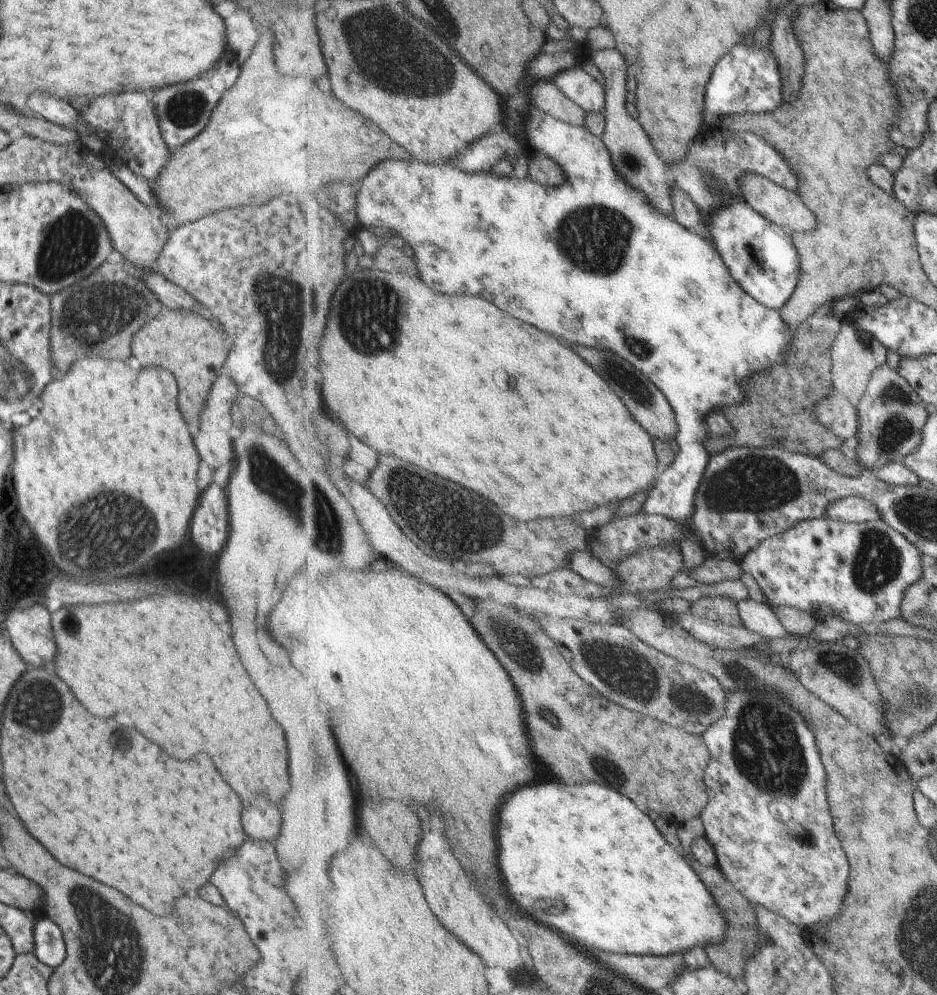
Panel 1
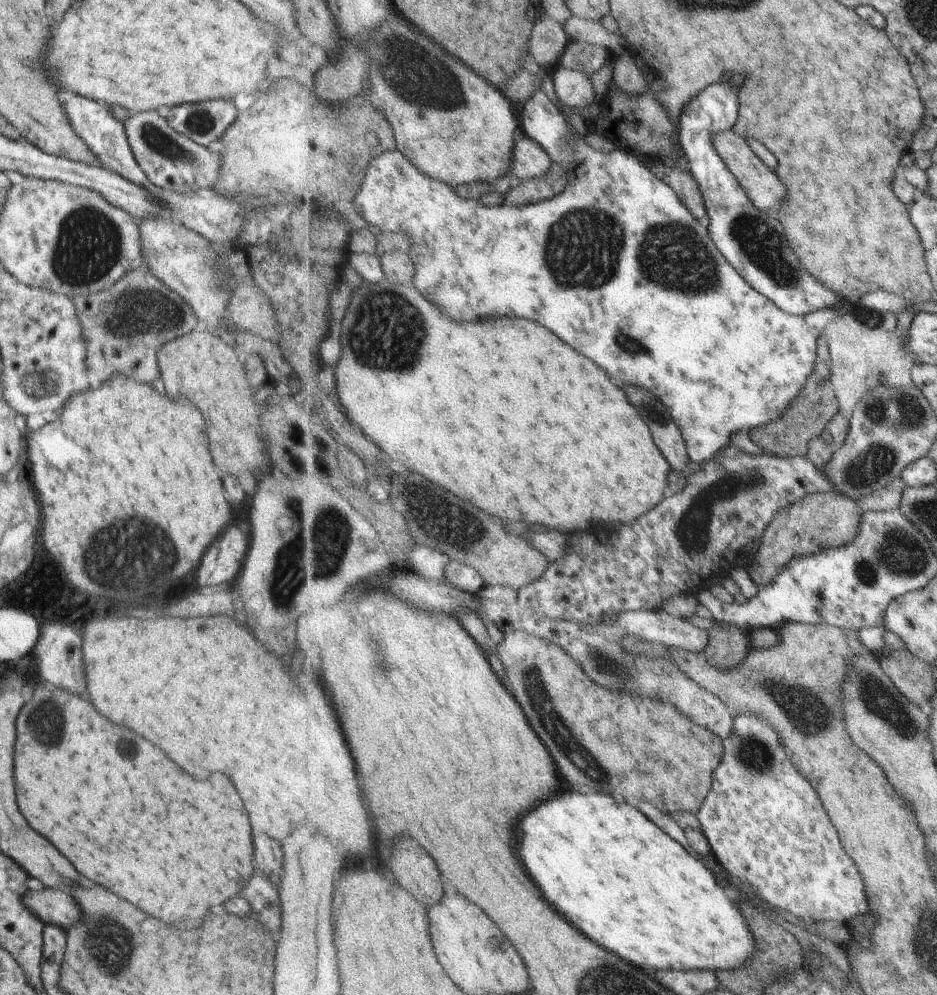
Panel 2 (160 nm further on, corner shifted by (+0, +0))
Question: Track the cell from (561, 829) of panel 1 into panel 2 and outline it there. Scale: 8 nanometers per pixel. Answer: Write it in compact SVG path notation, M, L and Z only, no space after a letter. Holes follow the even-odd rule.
M563 794L551 802L545 802L539 806L535 812L531 812L523 822L521 822L521 844L519 844L519 854L523 858L523 864L531 876L535 876L535 882L539 888L543 888L543 894L555 904L555 908L571 920L585 936L591 936L597 944L603 944L605 948L613 950L615 954L623 956L625 960L639 964L639 968L651 968L651 970L735 970L745 966L753 954L755 954L755 938L751 934L751 928L737 906L733 895L723 884L719 885L717 874L697 858L693 858L679 842L669 837L667 832L663 832L655 822L651 822L645 814L641 814L635 806L631 804L619 804L611 794Z

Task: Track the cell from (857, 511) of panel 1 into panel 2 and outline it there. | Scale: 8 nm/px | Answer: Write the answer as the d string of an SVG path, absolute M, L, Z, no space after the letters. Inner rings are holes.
M900 478L893 480L891 485L885 486L877 492L871 492L869 496L857 498L857 506L862 514L867 512L891 512L900 509L903 501L903 494L907 490L905 482Z

